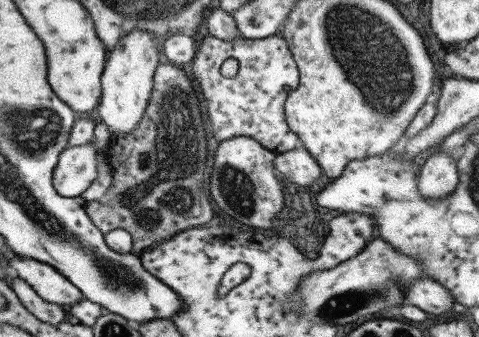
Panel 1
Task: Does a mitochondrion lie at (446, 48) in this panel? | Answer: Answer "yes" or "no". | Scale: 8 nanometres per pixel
no

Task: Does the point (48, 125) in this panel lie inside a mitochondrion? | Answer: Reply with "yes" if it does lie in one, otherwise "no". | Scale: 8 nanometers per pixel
yes

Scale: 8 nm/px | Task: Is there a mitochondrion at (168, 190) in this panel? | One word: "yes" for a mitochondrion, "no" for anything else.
yes

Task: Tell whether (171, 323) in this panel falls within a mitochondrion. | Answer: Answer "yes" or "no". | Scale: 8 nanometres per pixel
no

